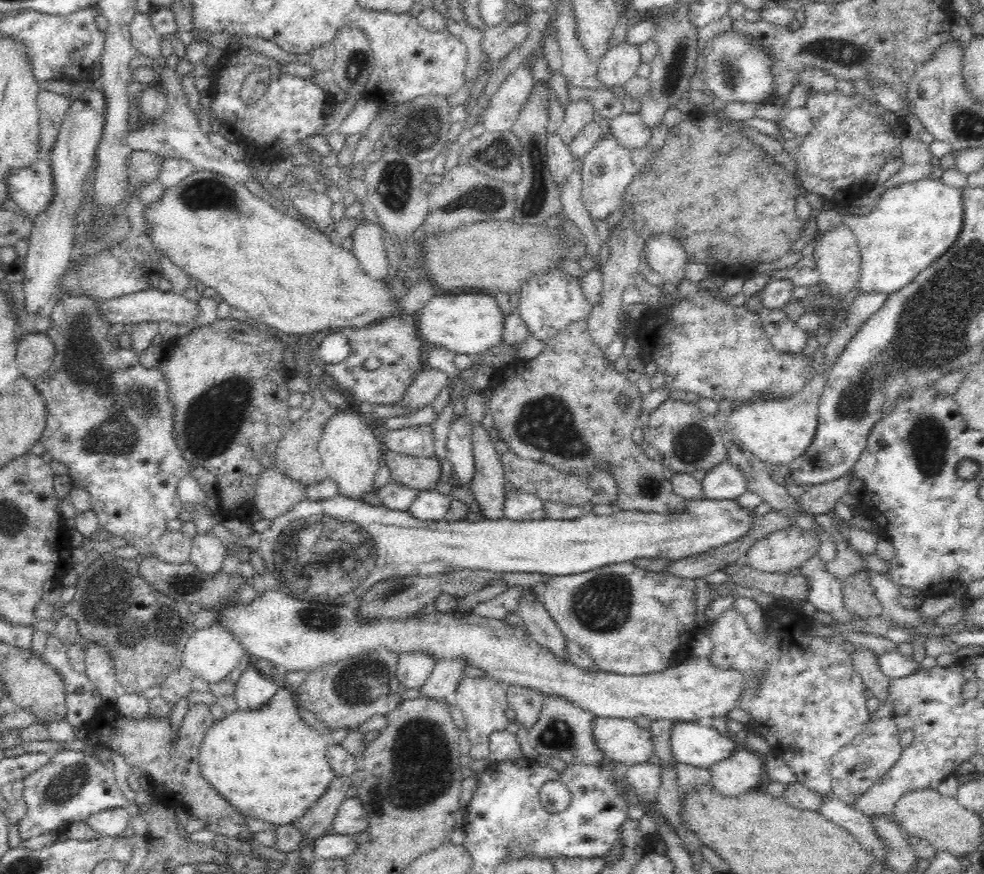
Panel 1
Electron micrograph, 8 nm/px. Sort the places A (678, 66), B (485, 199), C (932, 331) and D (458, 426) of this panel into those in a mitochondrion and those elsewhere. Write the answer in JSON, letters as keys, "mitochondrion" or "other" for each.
{"A":"mitochondrion","B":"mitochondrion","C":"mitochondrion","D":"other"}

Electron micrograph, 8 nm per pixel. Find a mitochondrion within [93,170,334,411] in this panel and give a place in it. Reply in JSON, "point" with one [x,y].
{"point":[203,194]}

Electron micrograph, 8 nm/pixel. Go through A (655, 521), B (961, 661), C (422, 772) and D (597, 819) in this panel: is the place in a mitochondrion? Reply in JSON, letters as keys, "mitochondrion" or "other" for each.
{"A":"other","B":"other","C":"mitochondrion","D":"other"}

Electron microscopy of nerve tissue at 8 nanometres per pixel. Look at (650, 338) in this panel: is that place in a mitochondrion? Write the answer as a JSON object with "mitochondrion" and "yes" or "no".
{"mitochondrion":"no"}

